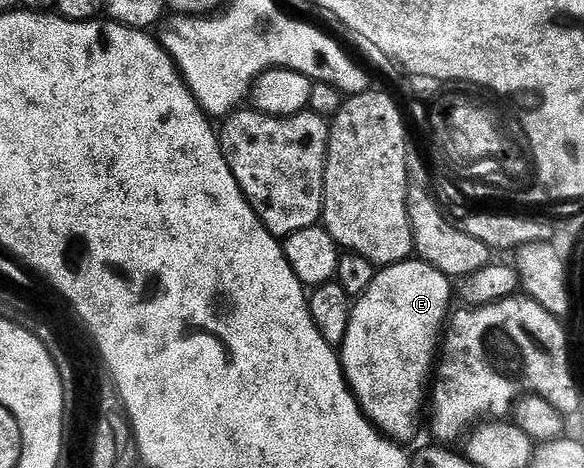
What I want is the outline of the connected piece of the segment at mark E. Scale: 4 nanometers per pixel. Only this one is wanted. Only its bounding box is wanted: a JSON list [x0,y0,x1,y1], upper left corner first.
[341,262,452,444]

